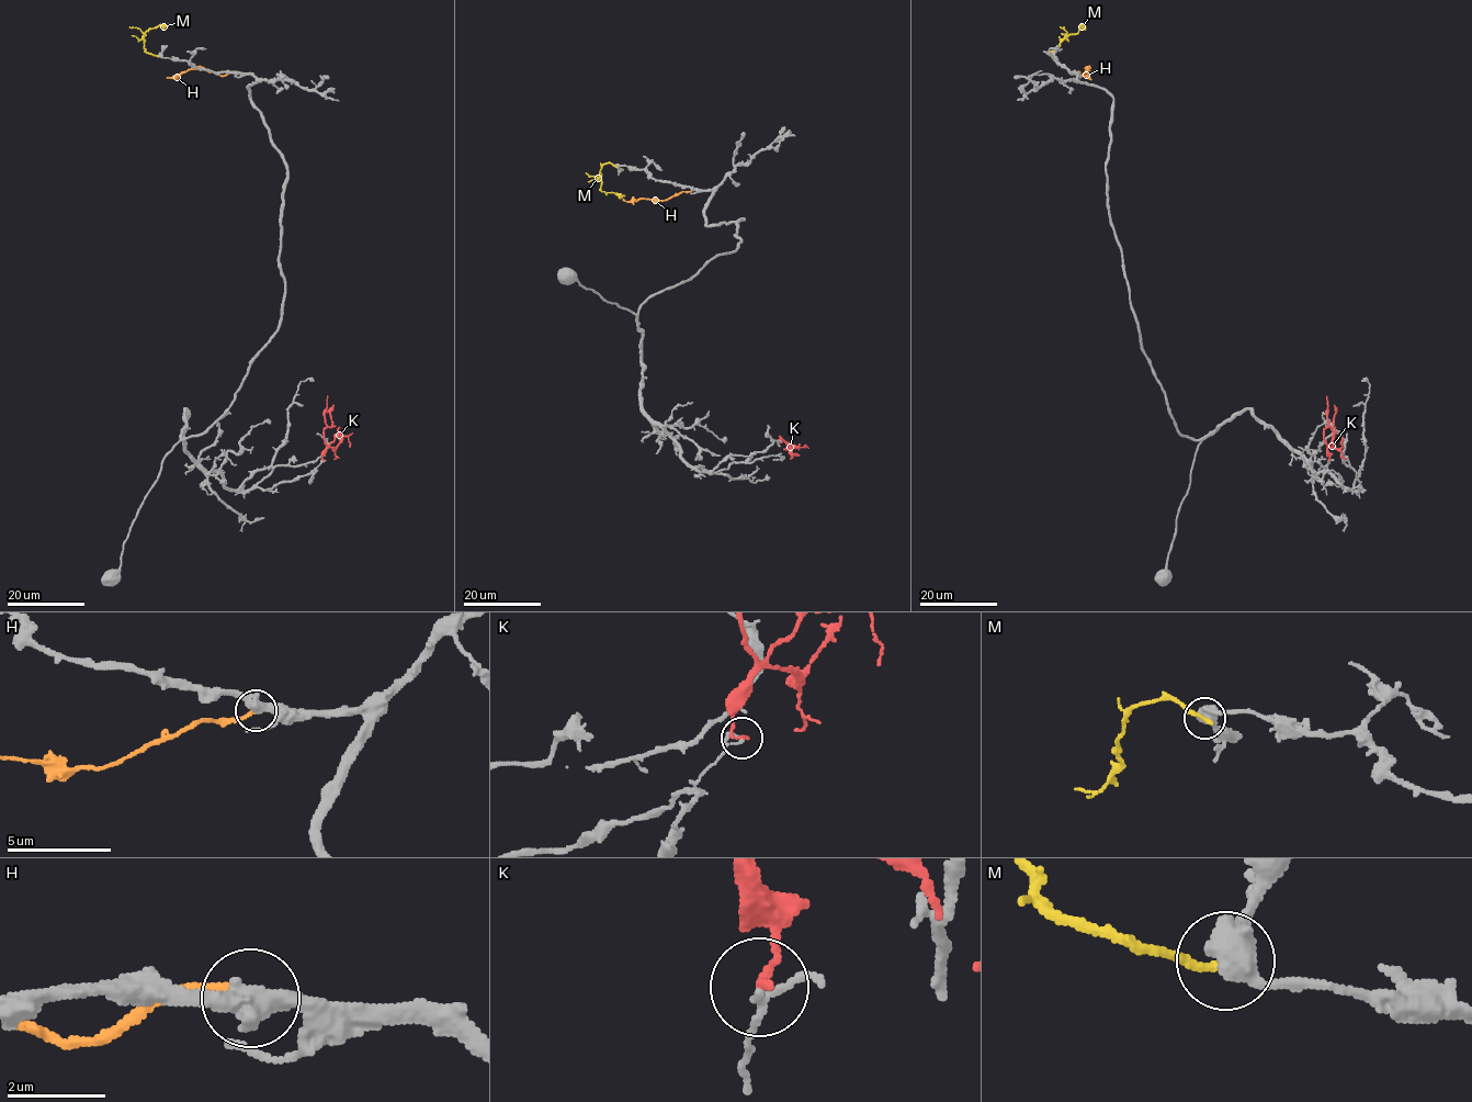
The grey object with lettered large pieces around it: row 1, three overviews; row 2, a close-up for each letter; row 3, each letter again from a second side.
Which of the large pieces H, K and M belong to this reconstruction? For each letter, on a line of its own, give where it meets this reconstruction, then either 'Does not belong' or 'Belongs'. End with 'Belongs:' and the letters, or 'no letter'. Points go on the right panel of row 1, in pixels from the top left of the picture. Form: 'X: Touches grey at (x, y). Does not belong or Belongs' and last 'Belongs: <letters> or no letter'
H: Touches grey at (1077, 72). Belongs
K: Touches grey at (1328, 460). Does not belong
M: Touches grey at (1053, 56). Does not belong
Belongs: H

